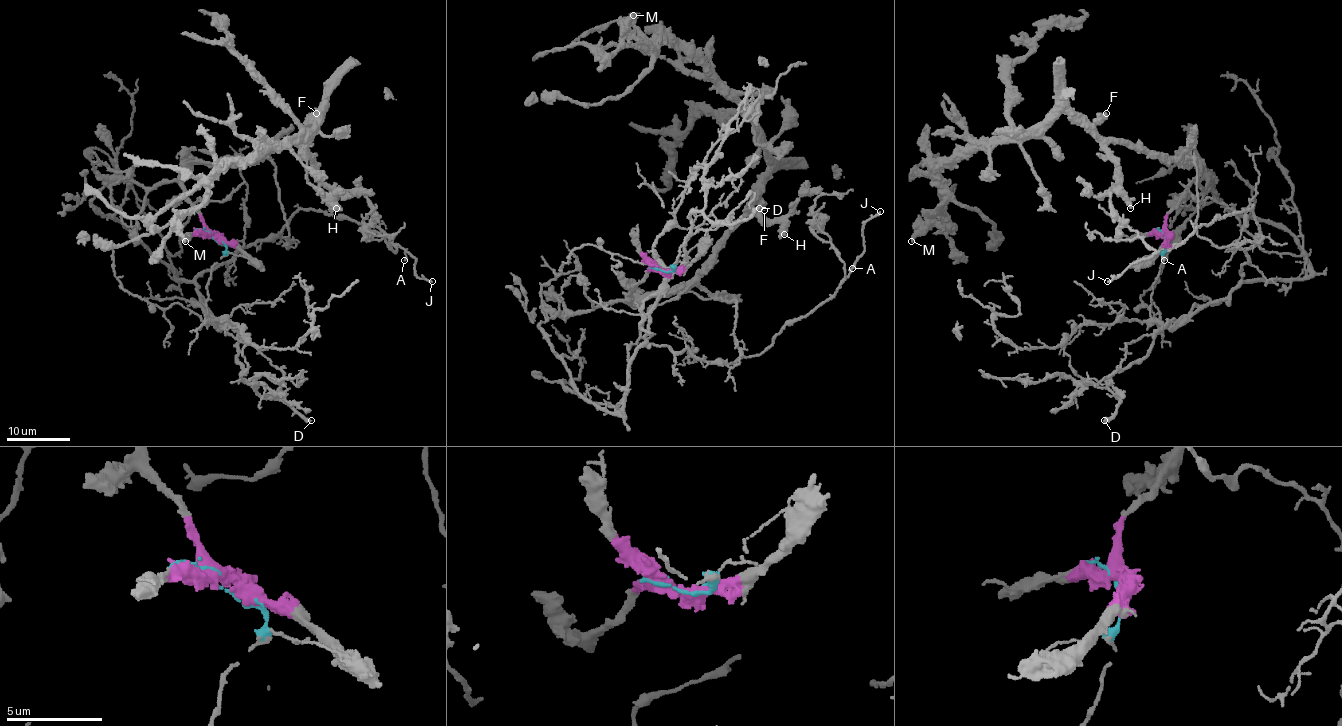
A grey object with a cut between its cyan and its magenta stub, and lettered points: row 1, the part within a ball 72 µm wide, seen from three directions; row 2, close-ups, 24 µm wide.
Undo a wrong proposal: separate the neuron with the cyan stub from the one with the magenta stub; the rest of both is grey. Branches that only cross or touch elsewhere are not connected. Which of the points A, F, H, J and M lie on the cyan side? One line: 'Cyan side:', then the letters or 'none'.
Cyan side: A, J

